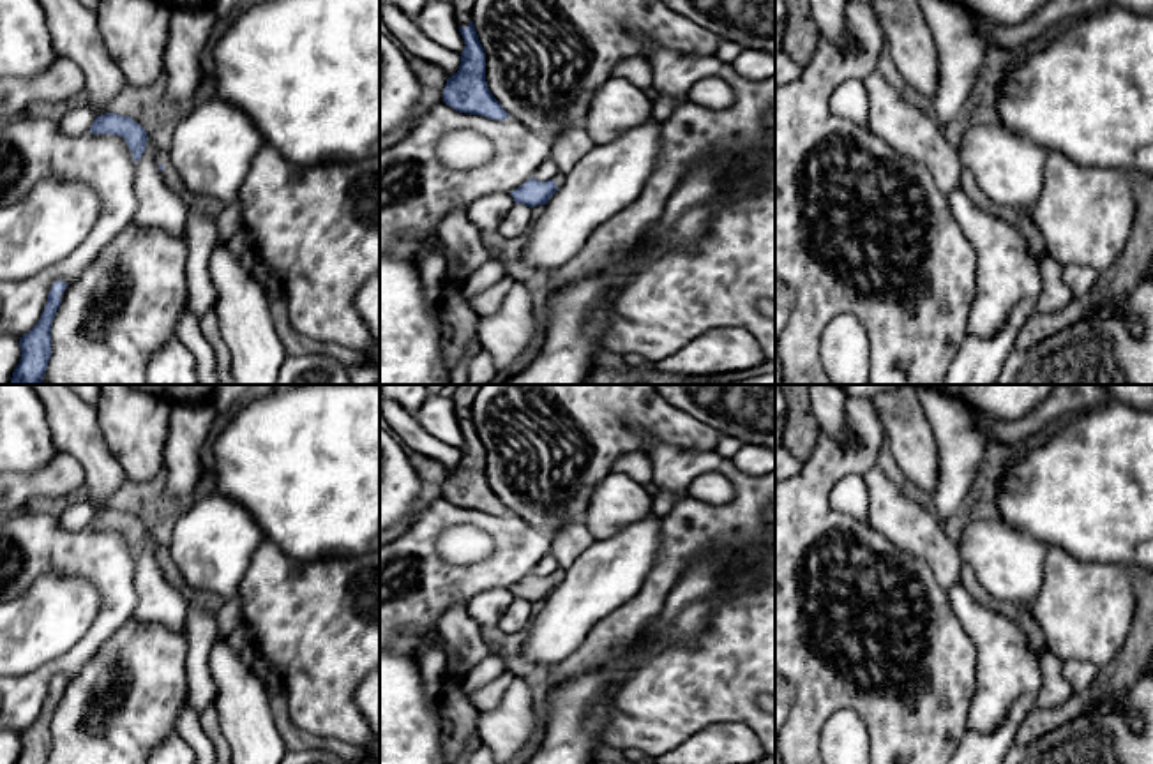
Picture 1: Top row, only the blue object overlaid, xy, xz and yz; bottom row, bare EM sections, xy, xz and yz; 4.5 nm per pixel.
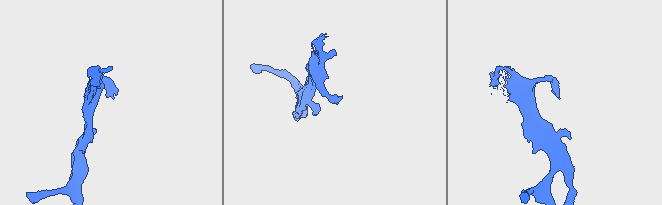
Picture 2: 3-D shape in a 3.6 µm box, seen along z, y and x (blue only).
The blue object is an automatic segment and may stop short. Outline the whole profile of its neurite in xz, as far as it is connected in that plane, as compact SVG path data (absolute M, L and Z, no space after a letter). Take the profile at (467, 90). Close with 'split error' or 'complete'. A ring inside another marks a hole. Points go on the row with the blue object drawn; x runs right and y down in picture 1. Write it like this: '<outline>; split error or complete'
M452 0L452 7L466 46L459 71L447 79L443 102L459 113L505 120L509 113L493 97L486 81L486 53L471 21L475 0Z; split error

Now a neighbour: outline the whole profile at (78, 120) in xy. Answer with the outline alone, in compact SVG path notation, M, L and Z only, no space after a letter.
M87 102L83 106L72 108L67 115L58 122L60 131L67 136L83 136L90 132L90 127L95 120L95 113L92 106Z

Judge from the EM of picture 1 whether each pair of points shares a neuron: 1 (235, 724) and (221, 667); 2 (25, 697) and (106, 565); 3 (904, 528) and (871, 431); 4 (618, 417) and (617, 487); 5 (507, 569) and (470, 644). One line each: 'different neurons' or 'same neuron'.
1: same neuron
2: same neuron
3: different neurons
4: different neurons
5: different neurons

